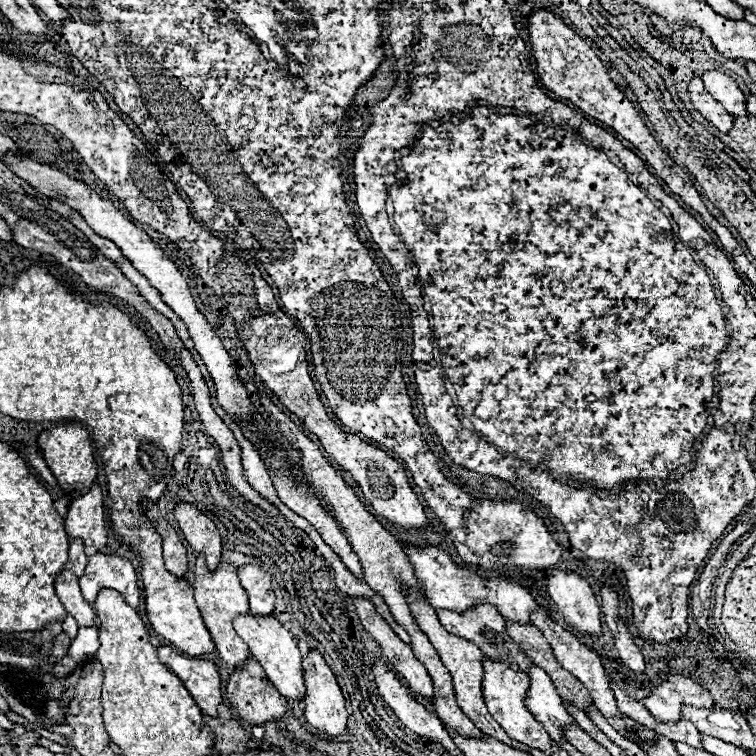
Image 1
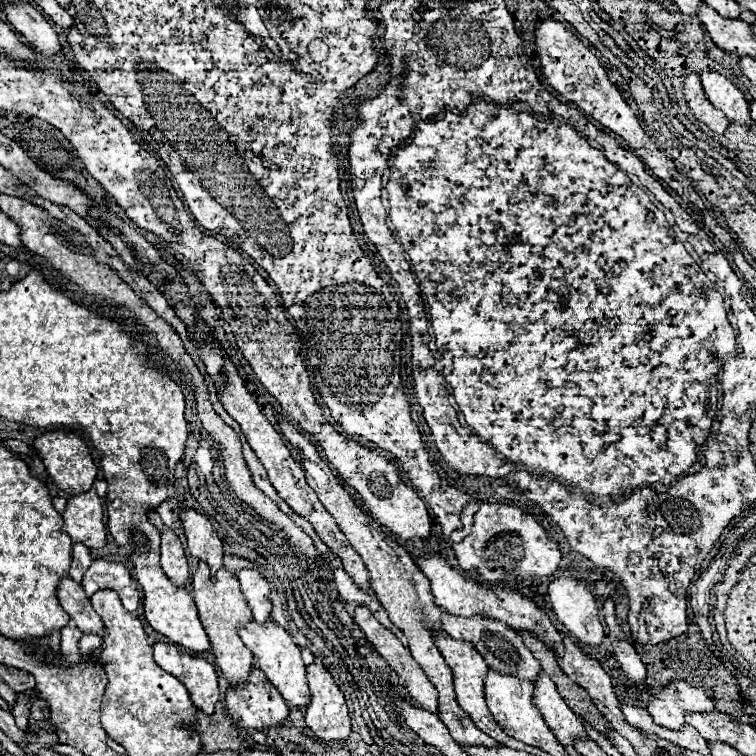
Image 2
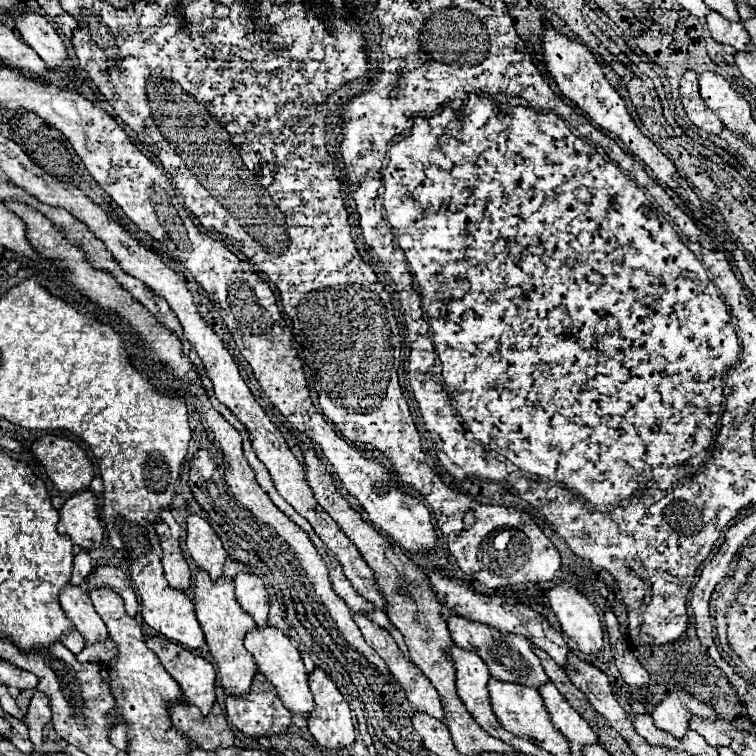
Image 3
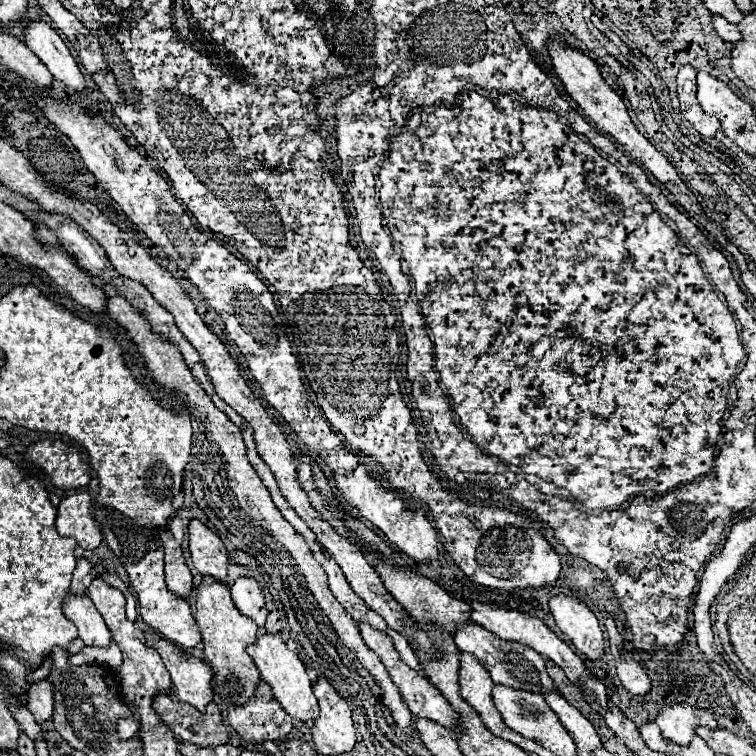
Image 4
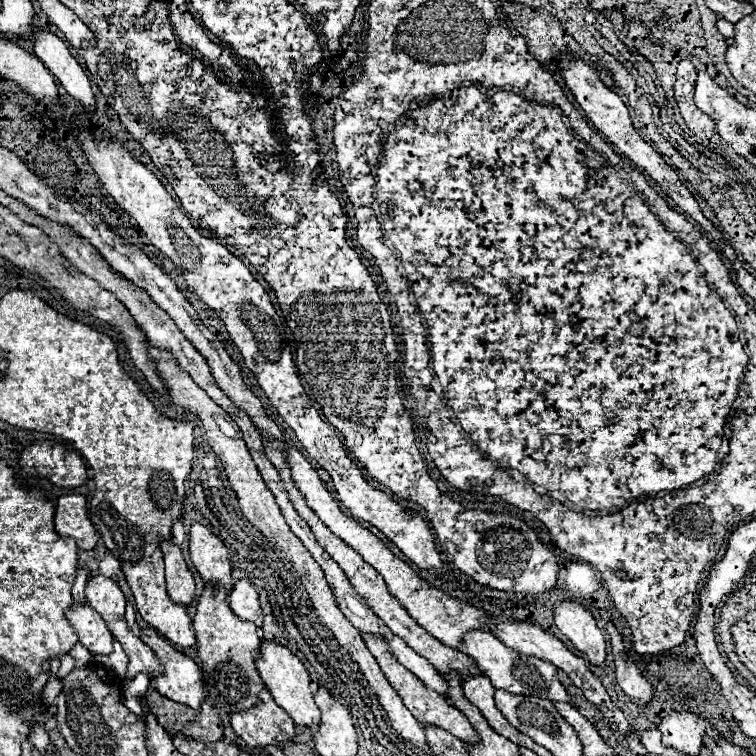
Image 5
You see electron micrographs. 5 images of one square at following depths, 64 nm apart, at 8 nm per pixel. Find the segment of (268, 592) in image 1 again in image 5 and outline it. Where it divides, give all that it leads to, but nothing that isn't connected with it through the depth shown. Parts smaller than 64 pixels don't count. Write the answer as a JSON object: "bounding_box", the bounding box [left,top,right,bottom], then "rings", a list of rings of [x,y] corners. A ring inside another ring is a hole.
{"bounding_box":[230,580,264,626],"rings":[[[248,580],[234,582],[234,588],[230,592],[230,608],[242,620],[262,626],[264,614],[262,614],[262,606],[260,606],[260,596],[258,596],[258,590],[252,582],[248,582]]]}

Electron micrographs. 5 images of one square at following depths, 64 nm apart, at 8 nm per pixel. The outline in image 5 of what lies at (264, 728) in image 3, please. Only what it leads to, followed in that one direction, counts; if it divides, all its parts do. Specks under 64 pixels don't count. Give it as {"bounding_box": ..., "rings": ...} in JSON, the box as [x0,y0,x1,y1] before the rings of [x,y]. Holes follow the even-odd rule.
{"bounding_box":[230,690,294,746],"rings":[[[268,690],[258,694],[258,704],[250,712],[238,712],[230,716],[234,732],[248,746],[280,744],[294,736],[294,722],[290,716],[274,702]]]}

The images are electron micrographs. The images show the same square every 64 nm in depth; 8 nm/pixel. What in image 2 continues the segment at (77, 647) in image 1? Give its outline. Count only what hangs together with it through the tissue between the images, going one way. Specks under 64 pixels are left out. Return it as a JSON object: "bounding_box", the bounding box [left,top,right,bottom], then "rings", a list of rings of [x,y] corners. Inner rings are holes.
{"bounding_box":[78,632,98,656],"rings":[[[84,632],[80,642],[78,642],[78,650],[80,650],[80,656],[88,656],[92,650],[98,648],[98,634],[96,632]]]}

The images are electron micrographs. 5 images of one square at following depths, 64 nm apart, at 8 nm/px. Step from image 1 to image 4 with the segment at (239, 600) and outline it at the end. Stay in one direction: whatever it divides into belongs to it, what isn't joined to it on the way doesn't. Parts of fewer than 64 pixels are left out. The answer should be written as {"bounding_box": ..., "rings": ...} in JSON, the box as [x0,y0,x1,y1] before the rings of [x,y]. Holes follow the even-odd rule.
{"bounding_box":[194,576,260,706],"rings":[[[202,576],[202,582],[198,586],[196,594],[196,614],[194,614],[198,628],[202,632],[202,644],[206,662],[214,668],[214,680],[220,688],[222,702],[226,706],[230,704],[246,704],[252,696],[256,684],[260,682],[260,674],[256,670],[256,664],[246,654],[246,644],[252,644],[256,640],[258,626],[248,616],[242,616],[238,608],[234,608],[230,586],[222,584],[218,580],[210,580],[210,576]]]}

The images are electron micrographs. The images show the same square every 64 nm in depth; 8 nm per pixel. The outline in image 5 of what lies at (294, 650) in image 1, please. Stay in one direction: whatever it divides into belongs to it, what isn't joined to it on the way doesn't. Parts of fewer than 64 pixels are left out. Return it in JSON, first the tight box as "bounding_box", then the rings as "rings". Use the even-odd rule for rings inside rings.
{"bounding_box":[256,640,320,730],"rings":[[[262,640],[260,644],[260,654],[256,658],[256,668],[266,684],[266,688],[270,690],[270,694],[274,696],[276,704],[280,708],[284,708],[292,720],[300,726],[306,726],[310,730],[318,728],[320,722],[320,710],[314,702],[314,692],[312,692],[312,682],[310,682],[310,674],[304,668],[304,664],[300,662],[298,656],[294,656],[286,646],[278,644],[278,642],[270,642],[270,640]]]}

